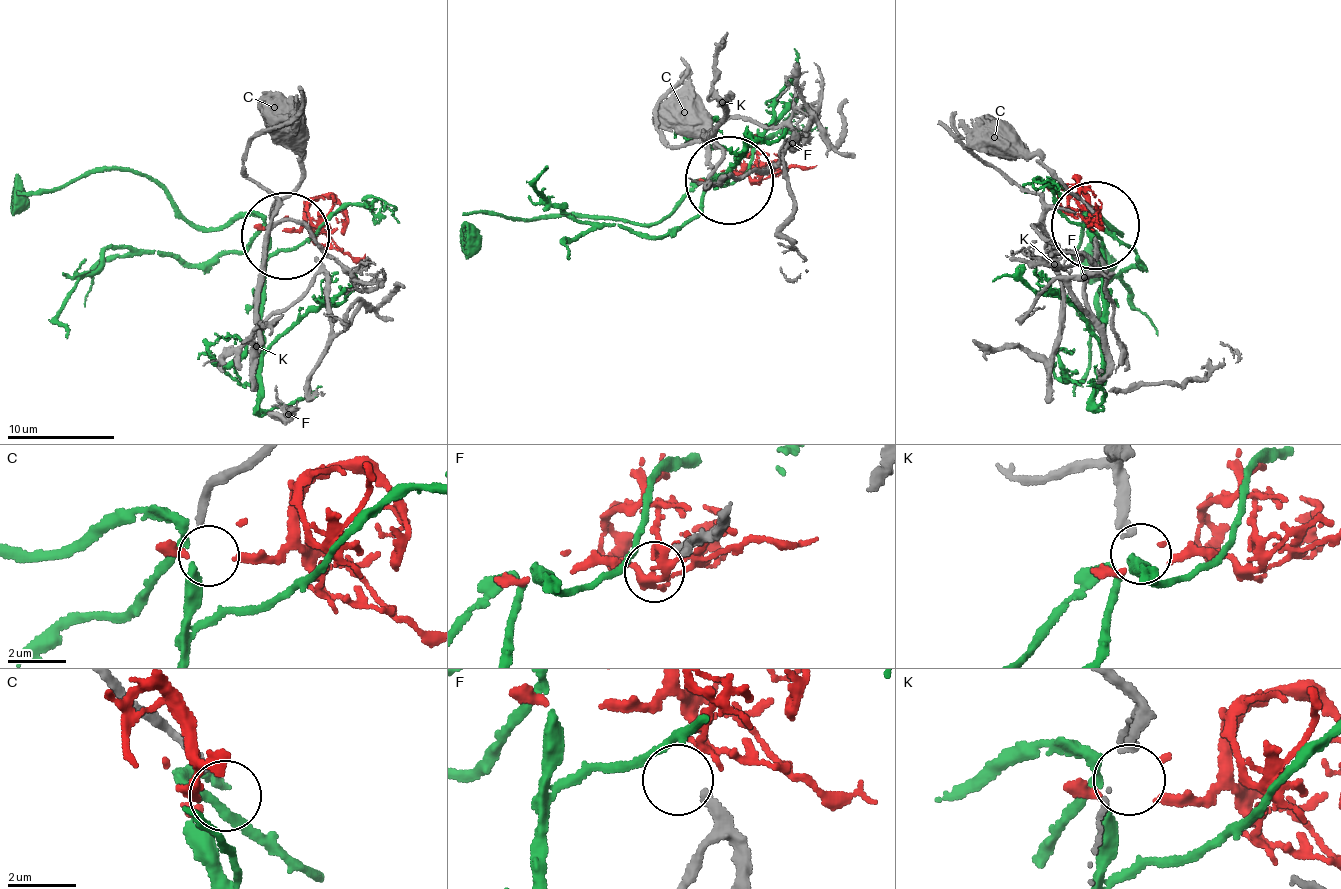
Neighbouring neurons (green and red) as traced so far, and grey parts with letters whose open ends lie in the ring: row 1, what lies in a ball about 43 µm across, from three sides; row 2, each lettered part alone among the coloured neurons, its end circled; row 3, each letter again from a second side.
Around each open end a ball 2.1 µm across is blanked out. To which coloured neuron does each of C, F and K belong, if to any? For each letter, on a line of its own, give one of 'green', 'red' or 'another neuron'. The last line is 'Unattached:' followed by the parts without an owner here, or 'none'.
C: another neuron
F: another neuron
K: red
Unattached: C, F

